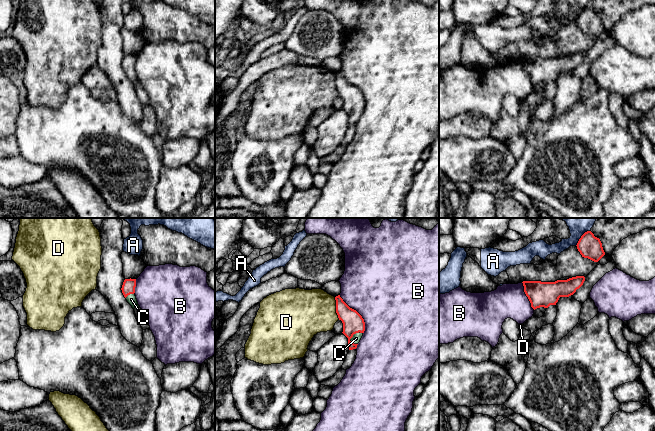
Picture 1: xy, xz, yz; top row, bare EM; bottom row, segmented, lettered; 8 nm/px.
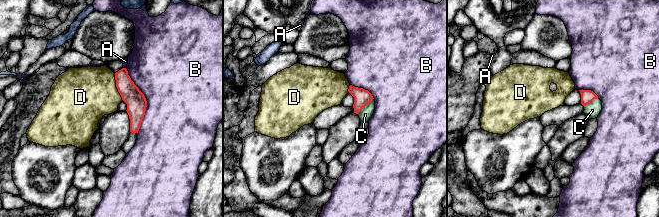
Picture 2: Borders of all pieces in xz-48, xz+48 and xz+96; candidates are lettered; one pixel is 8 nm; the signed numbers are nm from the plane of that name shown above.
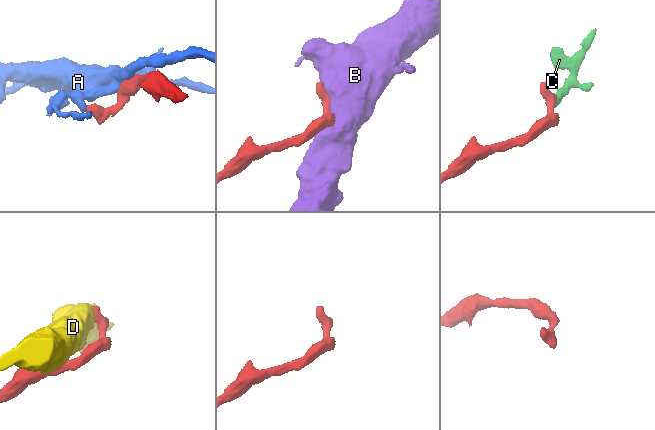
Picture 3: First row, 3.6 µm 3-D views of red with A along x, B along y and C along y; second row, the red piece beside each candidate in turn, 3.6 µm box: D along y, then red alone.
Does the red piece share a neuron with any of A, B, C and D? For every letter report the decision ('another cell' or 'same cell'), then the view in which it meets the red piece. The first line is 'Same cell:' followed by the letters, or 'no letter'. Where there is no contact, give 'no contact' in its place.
Same cell: C
A: another cell; meets red in yz
B: another cell; meets red in xz
C: same cell; meets red in xz
D: another cell; meets red in xz

